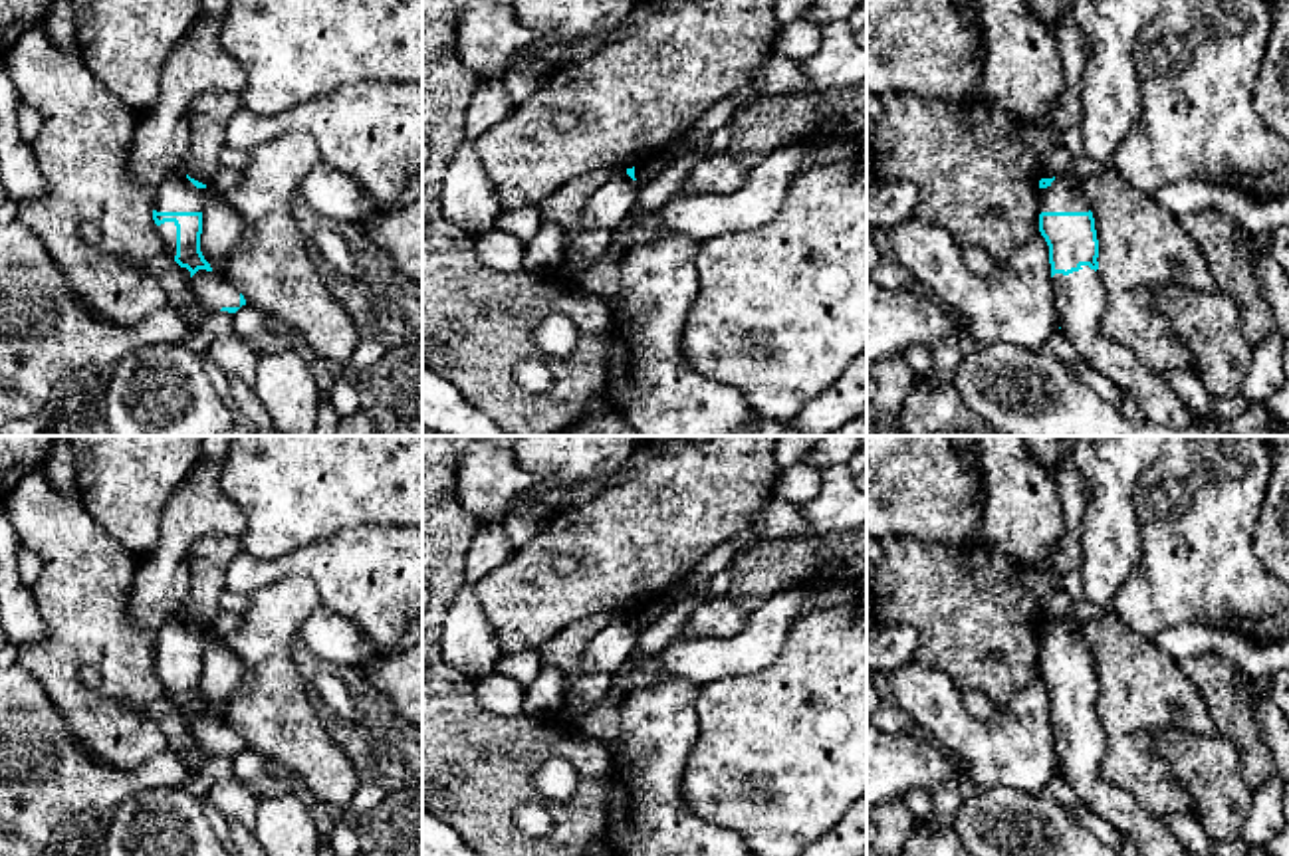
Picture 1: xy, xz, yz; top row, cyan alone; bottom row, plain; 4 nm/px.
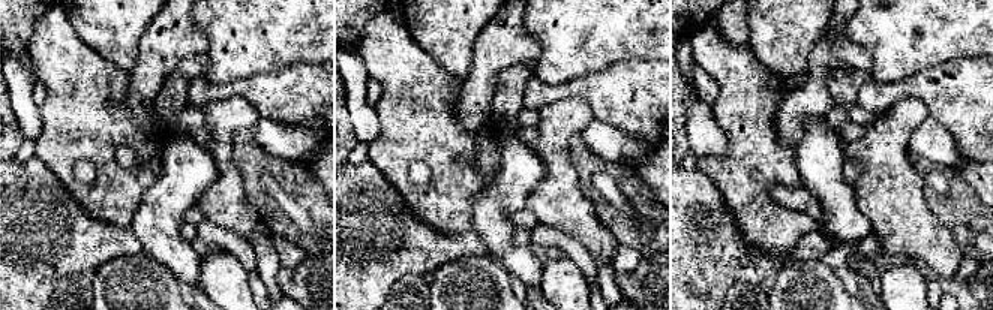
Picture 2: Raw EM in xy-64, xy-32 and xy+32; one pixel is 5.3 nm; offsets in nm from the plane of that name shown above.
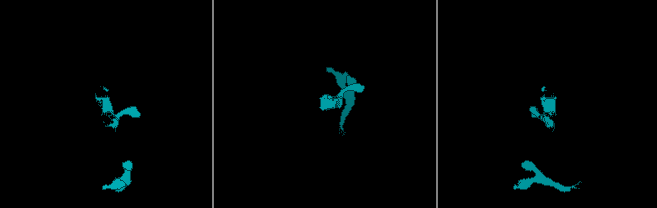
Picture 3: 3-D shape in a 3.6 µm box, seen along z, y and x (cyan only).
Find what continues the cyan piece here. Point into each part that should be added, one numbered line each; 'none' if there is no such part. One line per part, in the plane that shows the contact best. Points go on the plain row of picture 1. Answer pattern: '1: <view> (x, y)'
1: xy (167, 674)

